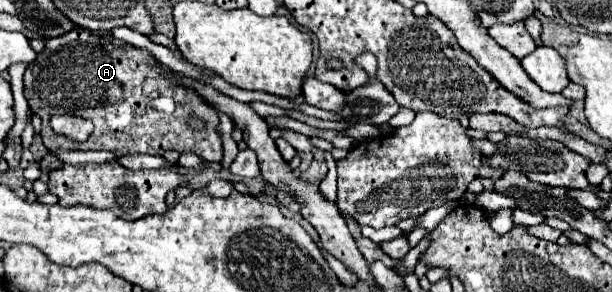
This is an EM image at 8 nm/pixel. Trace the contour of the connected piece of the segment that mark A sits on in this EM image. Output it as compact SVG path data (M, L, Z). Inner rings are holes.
M78 28L46 40L46 48L24 72L24 96L32 112L42 118L40 136L52 154L58 150L108 150L116 156L162 156L166 150L176 150L194 152L206 162L222 162L216 110L196 90L158 72L158 60L148 50L116 40L110 32ZM64 112L80 114L94 122L94 132L86 142L52 134L50 118ZM192 116L200 118L204 128L192 128Z

